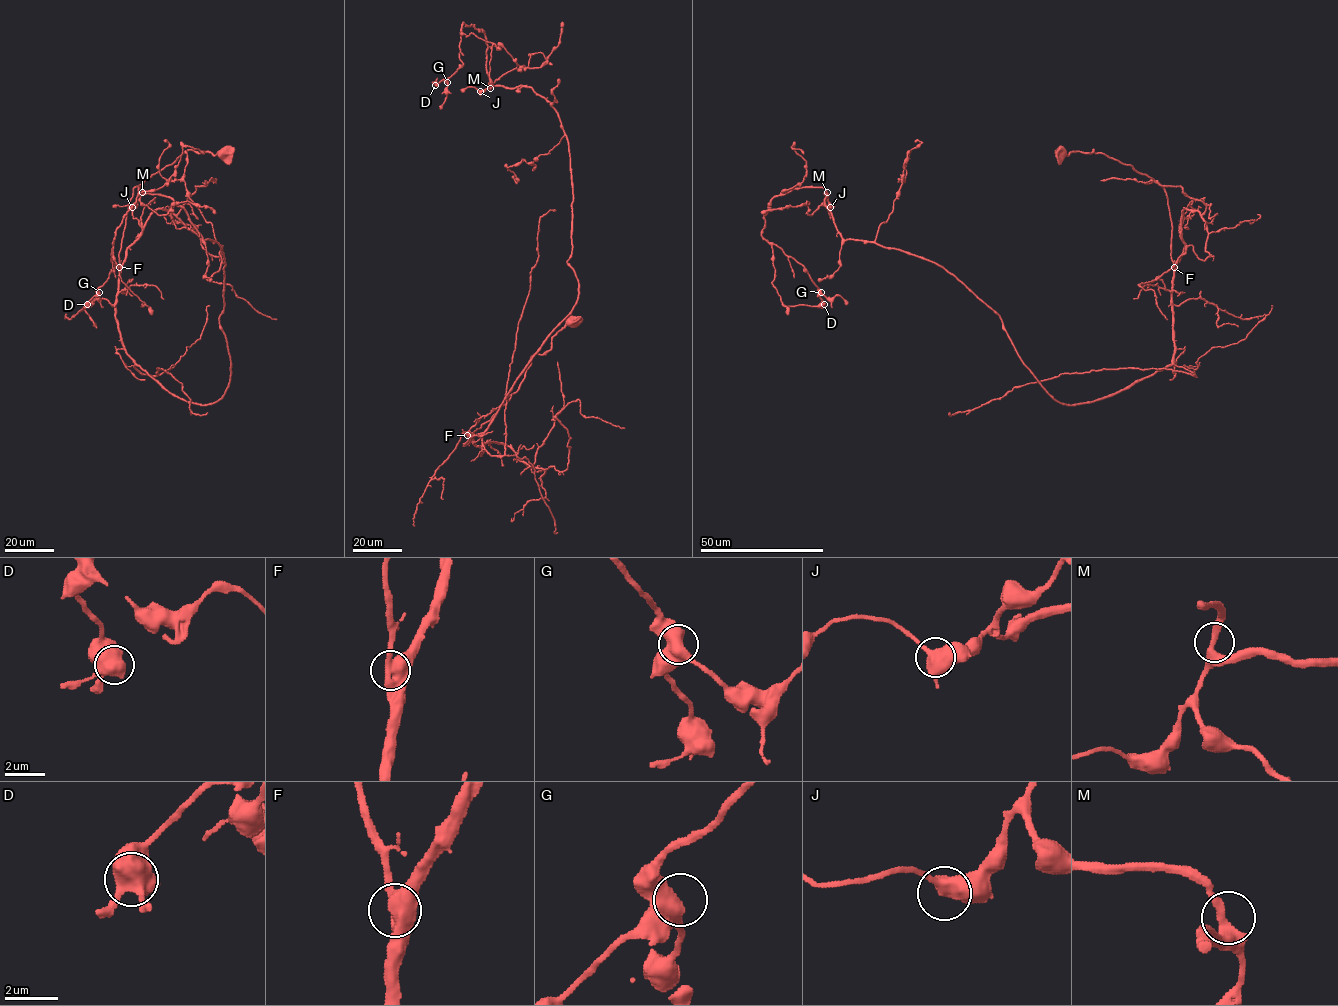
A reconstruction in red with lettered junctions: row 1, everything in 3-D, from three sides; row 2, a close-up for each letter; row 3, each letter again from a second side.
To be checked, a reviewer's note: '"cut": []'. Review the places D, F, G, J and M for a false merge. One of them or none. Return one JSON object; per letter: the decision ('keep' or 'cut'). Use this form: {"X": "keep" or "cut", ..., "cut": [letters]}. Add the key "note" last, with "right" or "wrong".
{"D": "keep", "F": "keep", "G": "keep", "J": "keep", "M": "keep", "cut": [], "note": "right"}

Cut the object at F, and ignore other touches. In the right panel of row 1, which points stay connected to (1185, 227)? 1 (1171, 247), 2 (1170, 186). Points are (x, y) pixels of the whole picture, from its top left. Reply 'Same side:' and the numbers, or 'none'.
Same side: 2

